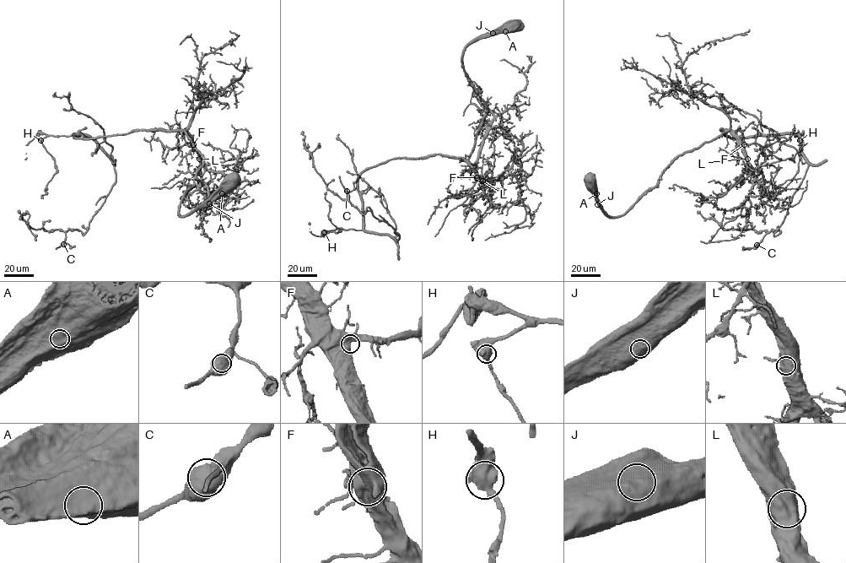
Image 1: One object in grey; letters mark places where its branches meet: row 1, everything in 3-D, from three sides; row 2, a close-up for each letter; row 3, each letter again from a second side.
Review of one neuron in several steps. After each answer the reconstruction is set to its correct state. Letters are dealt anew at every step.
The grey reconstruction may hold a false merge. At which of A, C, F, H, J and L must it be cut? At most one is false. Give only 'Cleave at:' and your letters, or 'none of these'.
Cleave at: none of these

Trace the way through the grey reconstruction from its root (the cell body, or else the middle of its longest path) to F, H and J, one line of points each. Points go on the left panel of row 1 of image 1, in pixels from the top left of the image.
F: (229, 182), (192, 211), (179, 213), (181, 198), (202, 165), (202, 155), (185, 131), (193, 144)
H: (229, 182), (180, 215), (181, 198), (202, 165), (183, 131), (89, 138), (72, 132), (40, 140)
J: (229, 182), (209, 203)

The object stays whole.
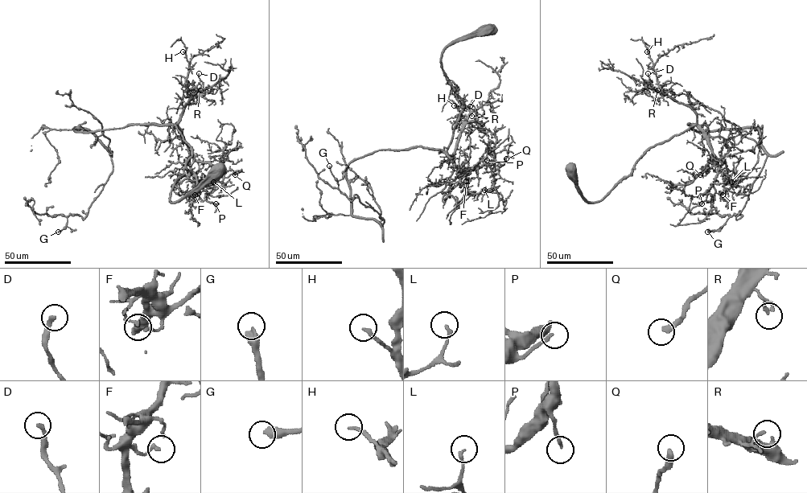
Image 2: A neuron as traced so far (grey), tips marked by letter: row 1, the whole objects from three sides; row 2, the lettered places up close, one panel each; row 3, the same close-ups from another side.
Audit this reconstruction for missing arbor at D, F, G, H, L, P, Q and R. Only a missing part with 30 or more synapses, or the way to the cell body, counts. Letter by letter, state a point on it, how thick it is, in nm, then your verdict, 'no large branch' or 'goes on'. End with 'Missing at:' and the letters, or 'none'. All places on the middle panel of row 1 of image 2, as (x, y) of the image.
D: place (470, 106); calibre 240 nm; no large branch
F: place (466, 181); calibre 200 nm; no large branch
G: place (329, 166); calibre 400 nm; goes on
H: place (454, 105); calibre 180 nm; no large branch
L: place (484, 190); calibre 150 nm; no large branch
P: place (487, 160); calibre 150 nm; goes on
Q: place (506, 158); calibre 320 nm; no large branch
R: place (471, 116); calibre 140 nm; no large branch
Missing at: G, P

